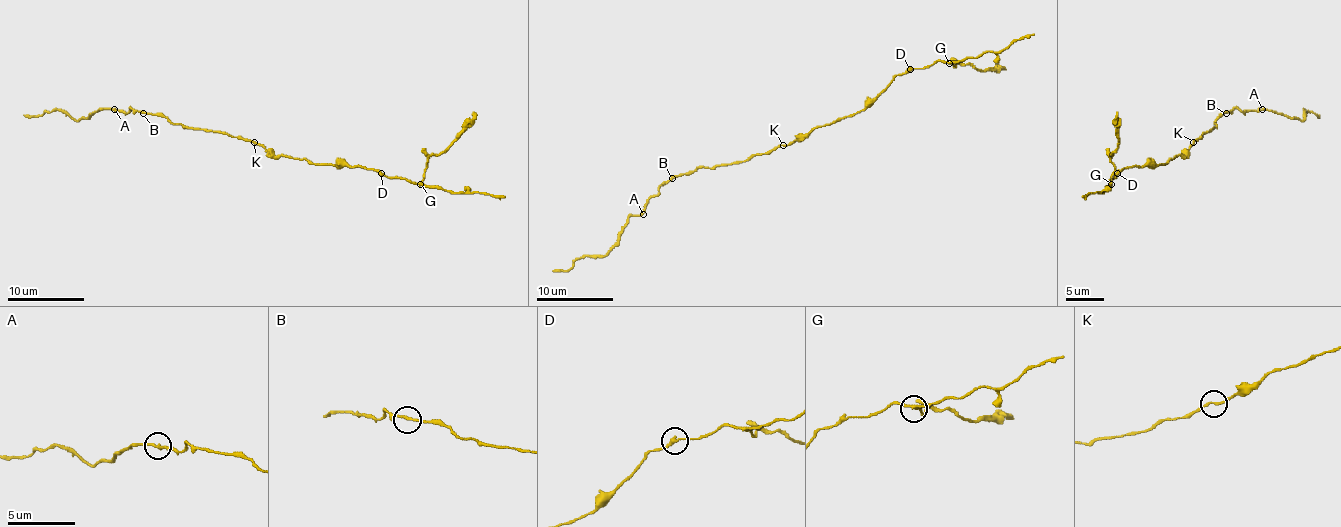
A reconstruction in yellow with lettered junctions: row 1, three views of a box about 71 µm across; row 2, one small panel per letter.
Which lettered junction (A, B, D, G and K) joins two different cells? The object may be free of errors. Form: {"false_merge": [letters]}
{"false_merge": ["G"]}

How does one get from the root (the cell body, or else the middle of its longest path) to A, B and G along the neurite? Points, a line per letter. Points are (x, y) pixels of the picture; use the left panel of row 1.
A: (252, 142), (216, 130), (175, 125), (166, 117), (135, 111), (131, 107), (127, 111), (114, 109)
B: (252, 142), (216, 130), (189, 129), (154, 113), (143, 113)
G: (252, 142), (275, 155), (288, 155), (313, 163), (365, 167), (386, 176), (407, 178), (421, 184)

